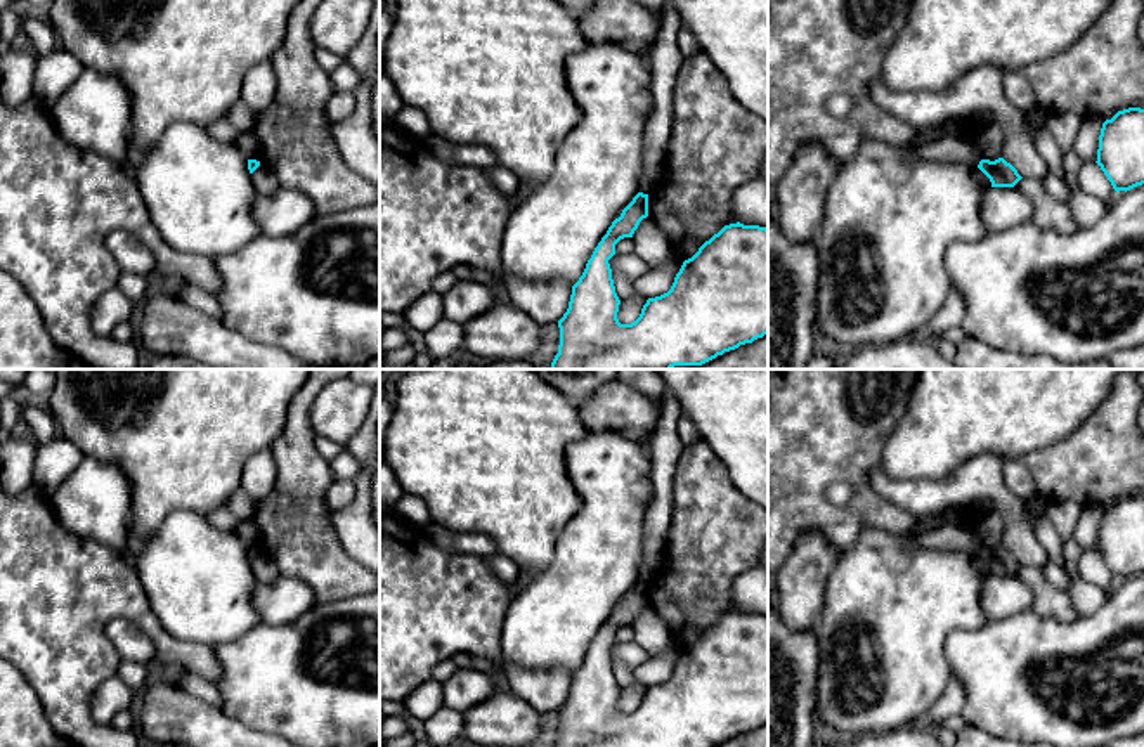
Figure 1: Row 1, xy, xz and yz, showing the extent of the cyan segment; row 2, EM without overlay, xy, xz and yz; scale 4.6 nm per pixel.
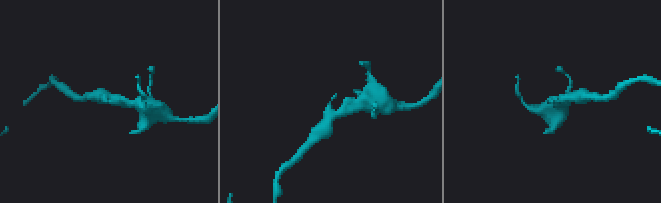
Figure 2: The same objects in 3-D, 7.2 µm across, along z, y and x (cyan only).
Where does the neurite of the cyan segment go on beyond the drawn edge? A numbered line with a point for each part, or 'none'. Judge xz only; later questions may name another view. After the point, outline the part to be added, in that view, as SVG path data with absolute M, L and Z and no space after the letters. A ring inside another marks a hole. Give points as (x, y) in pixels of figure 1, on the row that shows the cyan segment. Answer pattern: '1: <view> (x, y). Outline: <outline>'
none

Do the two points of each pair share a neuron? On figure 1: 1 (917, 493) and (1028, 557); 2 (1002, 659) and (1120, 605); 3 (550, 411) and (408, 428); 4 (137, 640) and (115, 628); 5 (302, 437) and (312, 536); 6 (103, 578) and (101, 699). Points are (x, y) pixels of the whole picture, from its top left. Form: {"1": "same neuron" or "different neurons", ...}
{"1": "same neuron", "2": "same neuron", "3": "same neuron", "4": "same neuron", "5": "same neuron", "6": "different neurons"}

